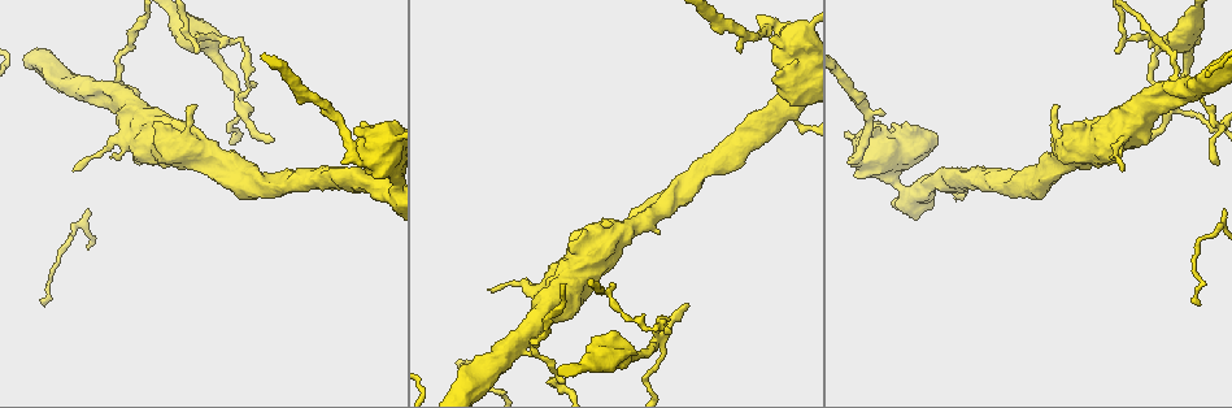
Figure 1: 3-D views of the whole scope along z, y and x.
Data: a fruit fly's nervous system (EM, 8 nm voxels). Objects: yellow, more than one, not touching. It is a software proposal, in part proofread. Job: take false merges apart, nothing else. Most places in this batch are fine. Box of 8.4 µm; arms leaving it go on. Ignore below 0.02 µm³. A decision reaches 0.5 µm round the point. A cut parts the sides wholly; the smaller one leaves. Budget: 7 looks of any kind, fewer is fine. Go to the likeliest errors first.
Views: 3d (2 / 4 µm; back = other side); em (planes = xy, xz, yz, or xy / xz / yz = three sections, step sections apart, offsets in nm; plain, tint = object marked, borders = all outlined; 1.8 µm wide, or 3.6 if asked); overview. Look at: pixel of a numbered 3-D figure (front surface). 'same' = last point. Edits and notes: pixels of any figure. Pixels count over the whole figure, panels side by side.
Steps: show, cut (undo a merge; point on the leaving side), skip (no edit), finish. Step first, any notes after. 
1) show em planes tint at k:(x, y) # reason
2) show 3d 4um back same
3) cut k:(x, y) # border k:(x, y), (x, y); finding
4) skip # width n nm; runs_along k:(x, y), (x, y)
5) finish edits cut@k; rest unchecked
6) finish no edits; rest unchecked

show em yz step 16 tint at 1:(235, 93) # arms part here

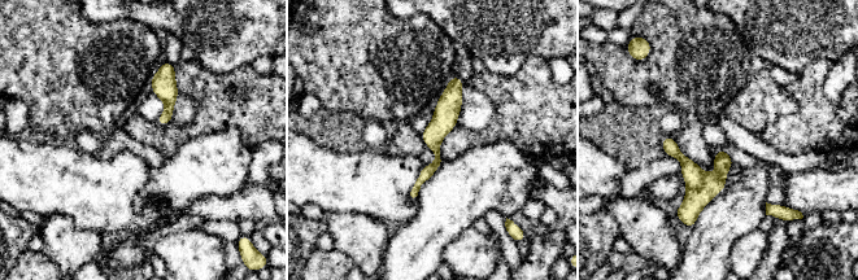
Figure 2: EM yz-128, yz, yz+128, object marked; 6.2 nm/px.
cut 2:(692, 173) # border 2:(704, 173), (702, 182), (687, 189); two neurons meet here

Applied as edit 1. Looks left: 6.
show overview

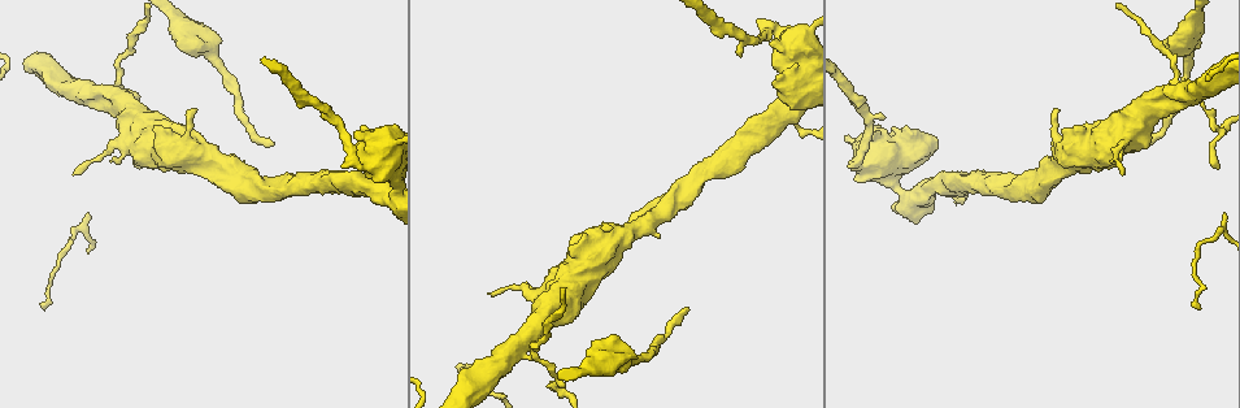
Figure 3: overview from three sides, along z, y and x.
show em yz step 16 tint at 3:(112, 91) # sharp bend

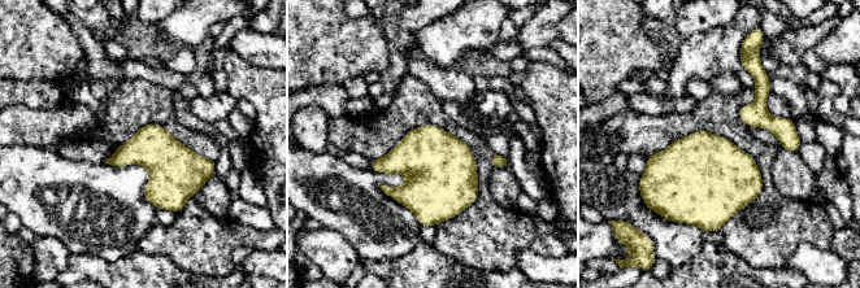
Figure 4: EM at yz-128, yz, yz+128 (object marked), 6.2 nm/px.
show em planes tint same # cut it another way

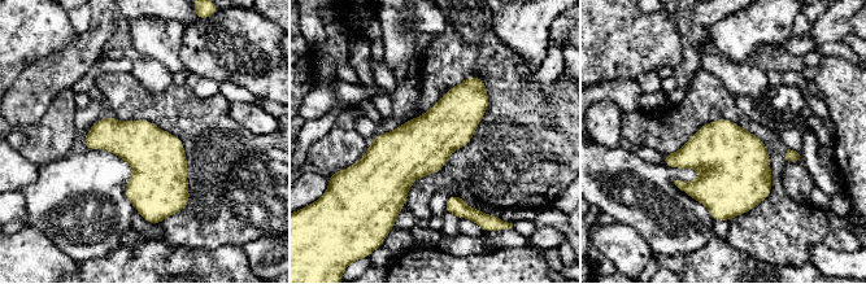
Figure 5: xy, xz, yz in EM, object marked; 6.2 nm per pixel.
skip # all the same neuron

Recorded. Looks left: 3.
show 3d 2um at 3:(785, 111) # thin arm on a thick one

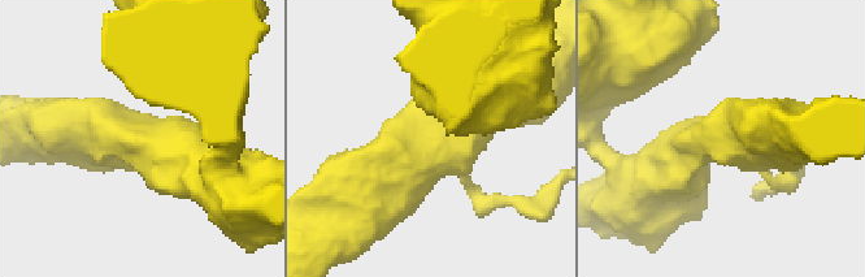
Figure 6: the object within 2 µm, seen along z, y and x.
show em planes tint at 6:(430, 141)

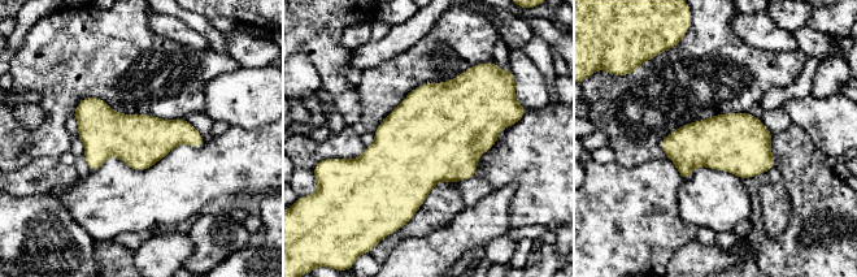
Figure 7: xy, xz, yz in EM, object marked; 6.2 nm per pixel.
skip # continuous, no second neuron

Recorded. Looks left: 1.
finish edits cut@2; rest unchecked

